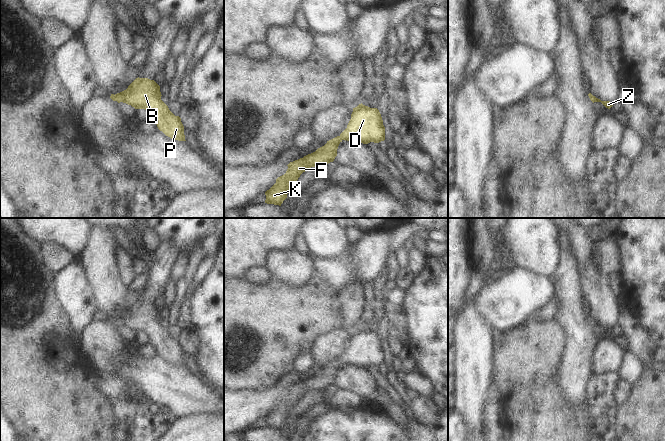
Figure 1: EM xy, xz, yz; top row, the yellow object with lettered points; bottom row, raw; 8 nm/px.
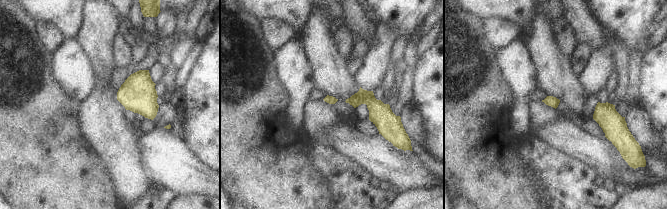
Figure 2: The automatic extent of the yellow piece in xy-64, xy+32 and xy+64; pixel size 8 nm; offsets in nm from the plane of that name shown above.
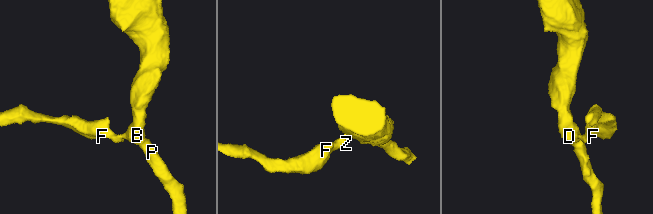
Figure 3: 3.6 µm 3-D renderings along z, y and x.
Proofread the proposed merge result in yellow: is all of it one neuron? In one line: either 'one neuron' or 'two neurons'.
one neuron

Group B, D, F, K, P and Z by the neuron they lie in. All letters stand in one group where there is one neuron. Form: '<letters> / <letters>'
B D F K P Z

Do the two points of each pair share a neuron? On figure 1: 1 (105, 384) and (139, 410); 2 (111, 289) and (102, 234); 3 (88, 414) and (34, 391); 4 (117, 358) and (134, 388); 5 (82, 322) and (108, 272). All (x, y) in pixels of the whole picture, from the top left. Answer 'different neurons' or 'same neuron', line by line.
1: same neuron
2: same neuron
3: same neuron
4: same neuron
5: different neurons

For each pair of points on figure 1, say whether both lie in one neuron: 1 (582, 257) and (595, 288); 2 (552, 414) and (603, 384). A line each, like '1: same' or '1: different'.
1: same
2: different

